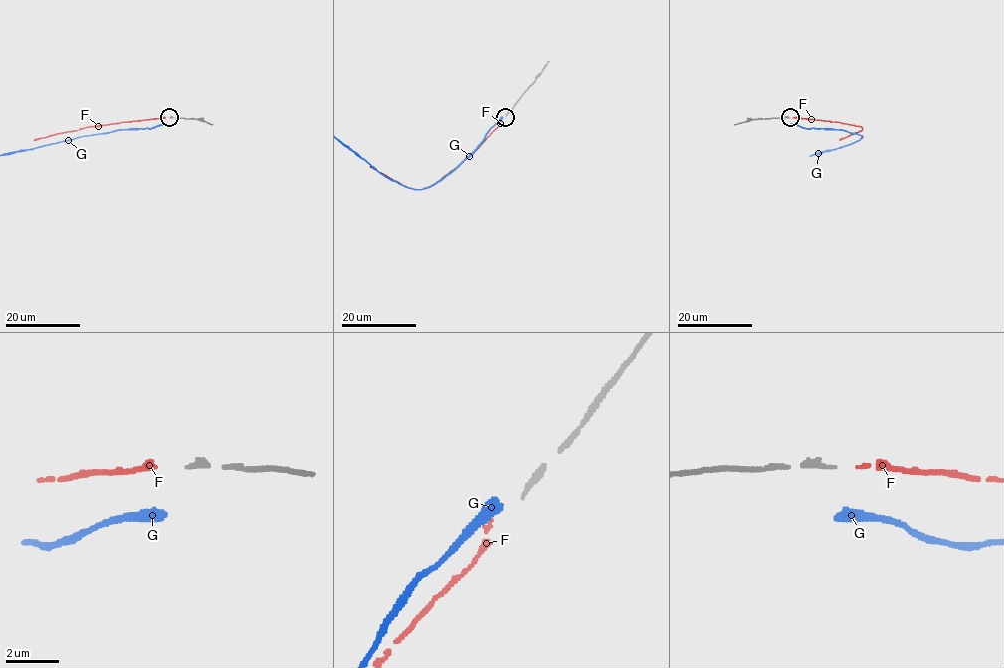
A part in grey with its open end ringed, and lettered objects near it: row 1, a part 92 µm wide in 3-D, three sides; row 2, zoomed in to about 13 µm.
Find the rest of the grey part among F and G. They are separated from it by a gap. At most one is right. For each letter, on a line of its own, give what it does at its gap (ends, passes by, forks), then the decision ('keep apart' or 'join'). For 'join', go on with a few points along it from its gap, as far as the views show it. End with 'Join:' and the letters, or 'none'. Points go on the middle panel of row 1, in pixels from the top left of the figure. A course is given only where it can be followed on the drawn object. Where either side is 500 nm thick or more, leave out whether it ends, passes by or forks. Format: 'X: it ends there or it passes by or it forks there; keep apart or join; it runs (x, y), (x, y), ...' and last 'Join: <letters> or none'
F: it ends there; join
G: it ends there; keep apart
Join: F

